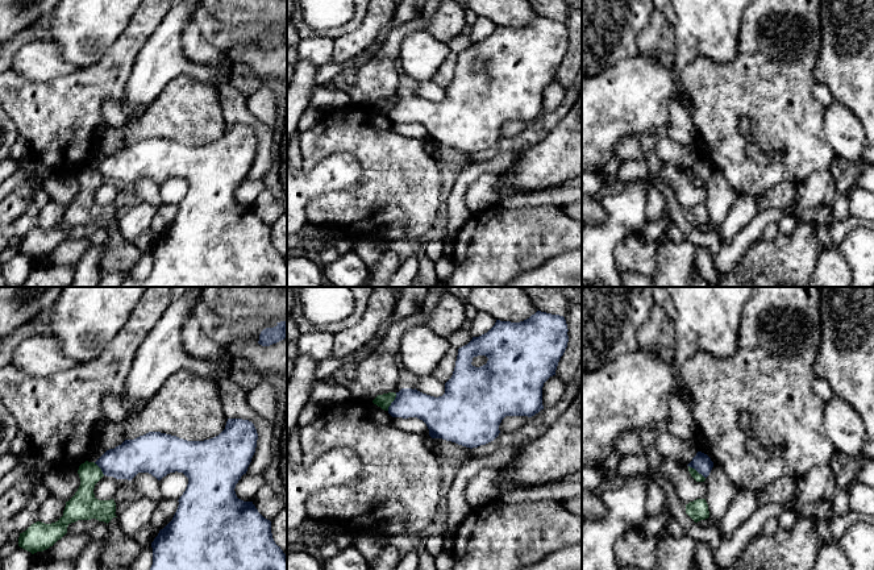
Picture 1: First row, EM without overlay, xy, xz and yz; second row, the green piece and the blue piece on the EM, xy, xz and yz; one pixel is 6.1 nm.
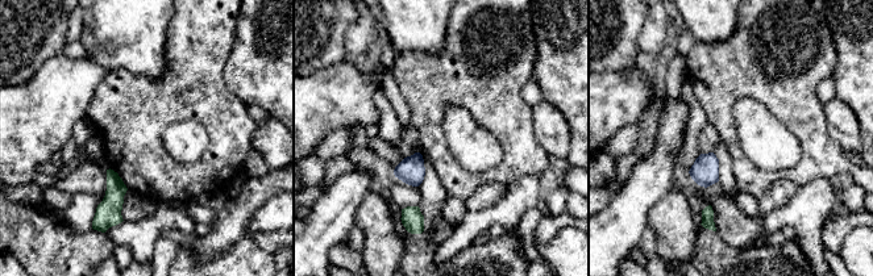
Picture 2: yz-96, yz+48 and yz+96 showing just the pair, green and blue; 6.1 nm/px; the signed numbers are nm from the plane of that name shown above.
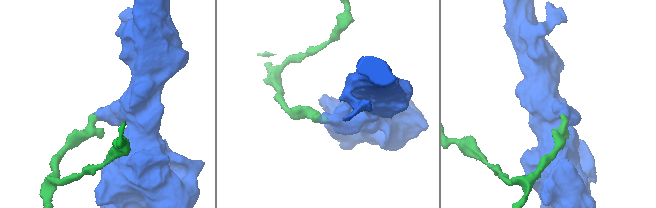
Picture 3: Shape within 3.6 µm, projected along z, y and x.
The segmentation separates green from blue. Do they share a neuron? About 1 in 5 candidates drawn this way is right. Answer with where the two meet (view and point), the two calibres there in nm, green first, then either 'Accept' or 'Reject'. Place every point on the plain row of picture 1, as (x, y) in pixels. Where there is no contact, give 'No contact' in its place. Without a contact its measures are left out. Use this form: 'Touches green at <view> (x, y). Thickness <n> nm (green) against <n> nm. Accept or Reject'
Touches green at xz (392, 105). Thickness 90 nm (green) against 180 nm. Reject

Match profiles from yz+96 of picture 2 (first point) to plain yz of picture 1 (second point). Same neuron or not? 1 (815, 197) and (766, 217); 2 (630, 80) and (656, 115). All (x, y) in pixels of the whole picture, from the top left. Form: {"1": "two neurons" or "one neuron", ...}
{"1": "one neuron", "2": "one neuron"}

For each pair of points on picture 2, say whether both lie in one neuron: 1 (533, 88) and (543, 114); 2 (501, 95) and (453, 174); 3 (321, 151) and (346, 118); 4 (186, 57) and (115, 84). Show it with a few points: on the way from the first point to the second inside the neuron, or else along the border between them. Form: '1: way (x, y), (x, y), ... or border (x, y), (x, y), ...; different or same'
1: border (543, 100), (532, 108); different
2: way (510, 125), (510, 160), (497, 174), (483, 176); same
3: border (346, 129), (333, 129), (317, 145), (316, 150); different
4: way (173, 75), (161, 87), (133, 87); same

